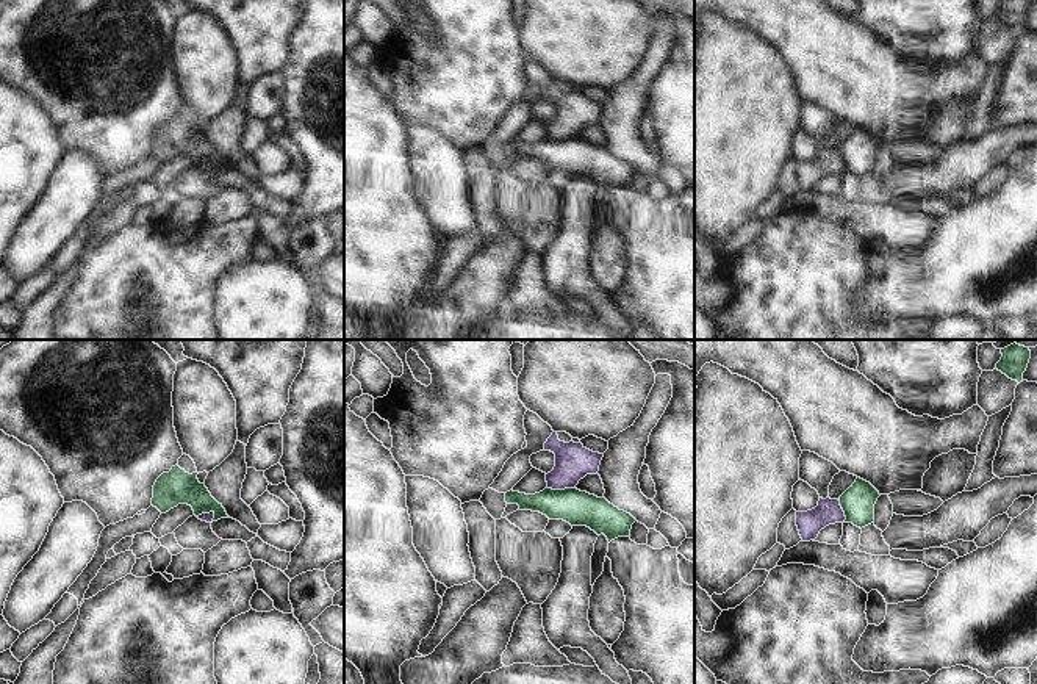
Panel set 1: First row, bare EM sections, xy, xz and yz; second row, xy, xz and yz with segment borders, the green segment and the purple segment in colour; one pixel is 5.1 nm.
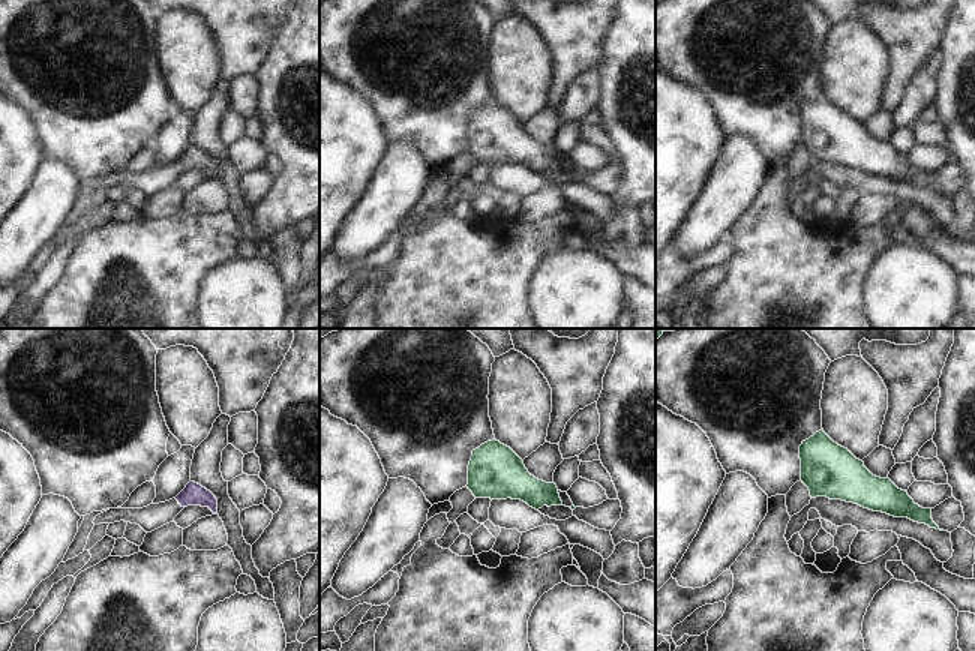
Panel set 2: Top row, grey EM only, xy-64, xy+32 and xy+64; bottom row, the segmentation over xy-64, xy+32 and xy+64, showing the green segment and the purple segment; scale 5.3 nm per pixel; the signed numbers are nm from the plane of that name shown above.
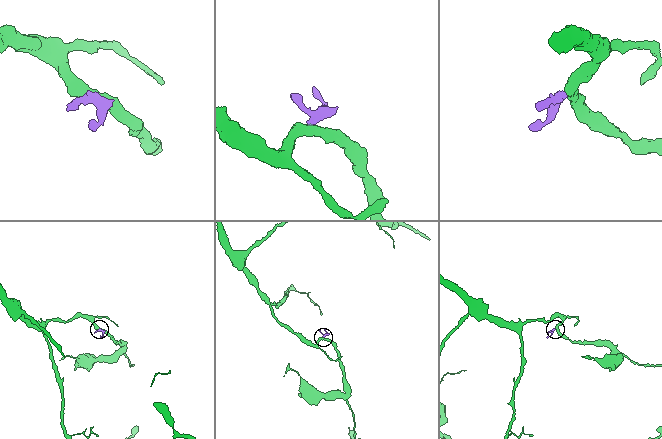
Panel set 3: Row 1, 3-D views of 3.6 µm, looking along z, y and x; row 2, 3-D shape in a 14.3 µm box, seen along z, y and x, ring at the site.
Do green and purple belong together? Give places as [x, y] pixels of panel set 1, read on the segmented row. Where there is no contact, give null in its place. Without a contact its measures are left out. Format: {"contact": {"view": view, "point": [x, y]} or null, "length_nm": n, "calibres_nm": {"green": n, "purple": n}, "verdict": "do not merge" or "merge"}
{"contact": {"view": "xz", "point": [560, 490]}, "length_nm": 140, "calibres_nm": {"green": 180, "purple": 190}, "verdict": "do not merge"}

